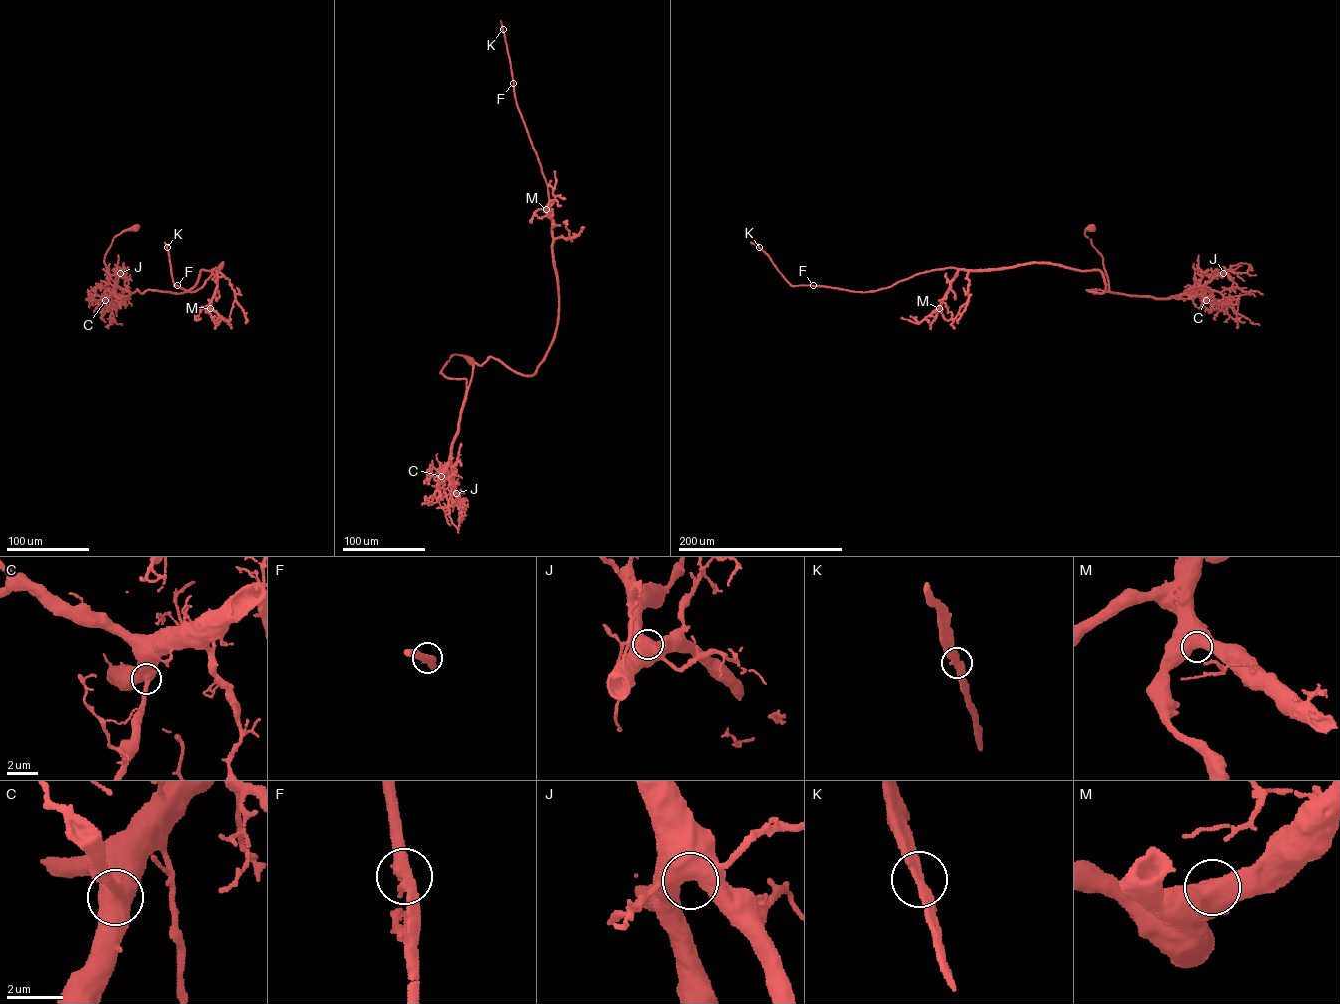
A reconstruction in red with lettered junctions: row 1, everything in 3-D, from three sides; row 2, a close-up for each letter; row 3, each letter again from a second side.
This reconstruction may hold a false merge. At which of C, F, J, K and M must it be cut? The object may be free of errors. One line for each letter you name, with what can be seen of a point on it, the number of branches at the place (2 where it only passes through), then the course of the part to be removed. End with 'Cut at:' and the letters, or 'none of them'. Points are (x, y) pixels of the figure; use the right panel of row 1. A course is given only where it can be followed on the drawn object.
Cut at: none of them

